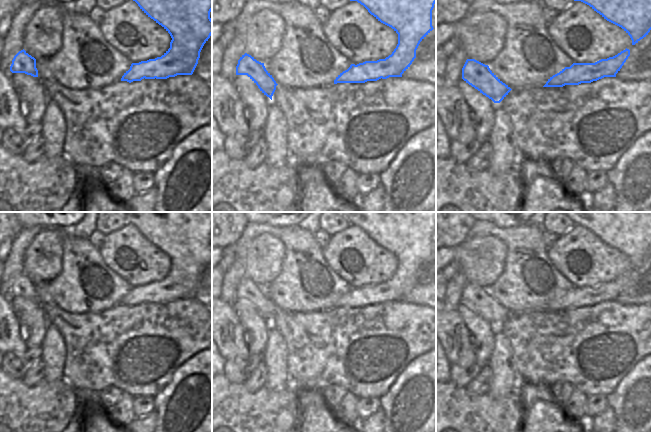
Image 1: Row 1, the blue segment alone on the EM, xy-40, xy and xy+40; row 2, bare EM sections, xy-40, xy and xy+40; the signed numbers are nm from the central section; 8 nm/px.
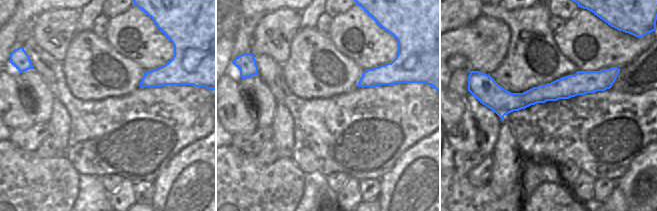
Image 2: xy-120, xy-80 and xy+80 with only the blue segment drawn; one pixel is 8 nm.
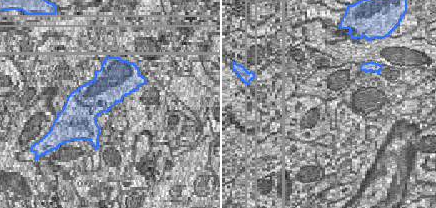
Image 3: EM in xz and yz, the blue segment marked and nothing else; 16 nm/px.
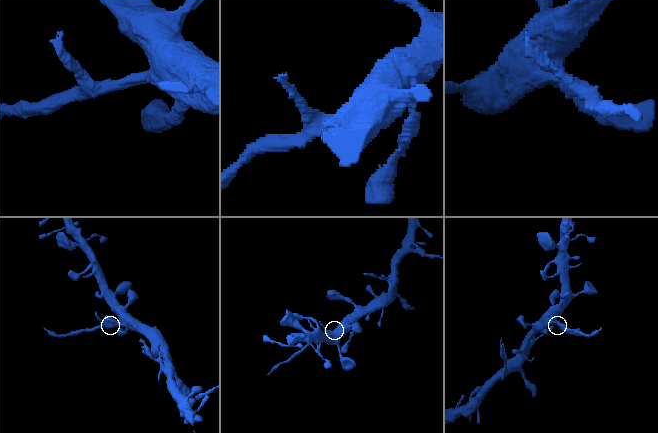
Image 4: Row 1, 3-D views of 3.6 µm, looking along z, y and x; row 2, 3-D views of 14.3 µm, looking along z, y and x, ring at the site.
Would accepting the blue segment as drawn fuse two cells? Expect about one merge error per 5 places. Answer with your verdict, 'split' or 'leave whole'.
split

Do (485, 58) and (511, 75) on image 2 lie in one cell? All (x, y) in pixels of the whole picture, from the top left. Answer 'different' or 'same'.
different

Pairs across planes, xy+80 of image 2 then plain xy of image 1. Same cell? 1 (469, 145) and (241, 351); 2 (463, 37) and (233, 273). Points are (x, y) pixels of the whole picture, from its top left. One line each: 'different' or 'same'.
1: same
2: different

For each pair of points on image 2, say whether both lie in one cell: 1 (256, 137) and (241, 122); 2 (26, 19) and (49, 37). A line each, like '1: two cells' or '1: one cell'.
1: two cells
2: two cells

